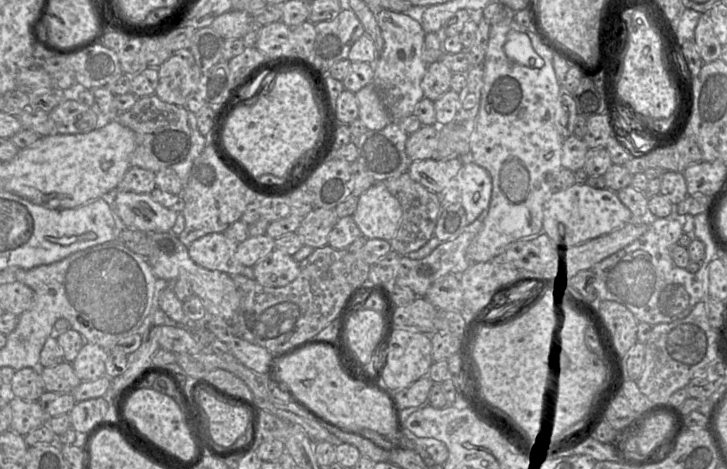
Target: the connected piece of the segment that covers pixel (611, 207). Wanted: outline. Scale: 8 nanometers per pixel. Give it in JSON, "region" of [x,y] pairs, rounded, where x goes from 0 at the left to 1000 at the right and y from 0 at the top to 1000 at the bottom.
{"region":[[[790,392],[774,407],[762,409],[750,433],[746,495],[765,529],[785,529],[836,499],[869,469],[868,450],[853,429],[849,409]]]}

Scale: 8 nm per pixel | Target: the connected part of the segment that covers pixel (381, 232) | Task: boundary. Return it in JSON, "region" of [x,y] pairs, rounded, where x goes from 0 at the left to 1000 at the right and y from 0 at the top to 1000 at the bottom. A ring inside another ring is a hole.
{"region":[[[516,388],[492,420],[484,465],[505,510],[538,514],[549,486],[553,441],[527,388]]]}

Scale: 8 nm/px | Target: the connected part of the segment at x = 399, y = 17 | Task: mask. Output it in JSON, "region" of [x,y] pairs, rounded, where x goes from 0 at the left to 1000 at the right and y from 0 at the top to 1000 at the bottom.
{"region":[[[524,21],[517,28],[517,43],[528,100],[520,124],[510,134],[514,151],[513,181],[539,260],[546,260],[568,243],[575,217],[583,209],[579,173],[589,139],[580,126],[580,100],[586,70],[575,45],[575,30],[564,36],[557,28]]]}

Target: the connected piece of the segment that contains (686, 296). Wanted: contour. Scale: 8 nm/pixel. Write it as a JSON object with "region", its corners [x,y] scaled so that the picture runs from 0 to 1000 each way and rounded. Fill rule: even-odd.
{"region":[[[941,463],[905,465],[893,482],[890,495],[876,512],[832,550],[813,576],[817,580],[817,614],[824,640],[843,642],[860,652],[876,680],[894,693],[923,689],[945,676],[961,644],[971,644],[975,612],[975,563],[964,563],[957,582],[950,582],[941,571],[930,567],[923,550],[924,529],[941,497]]]}

